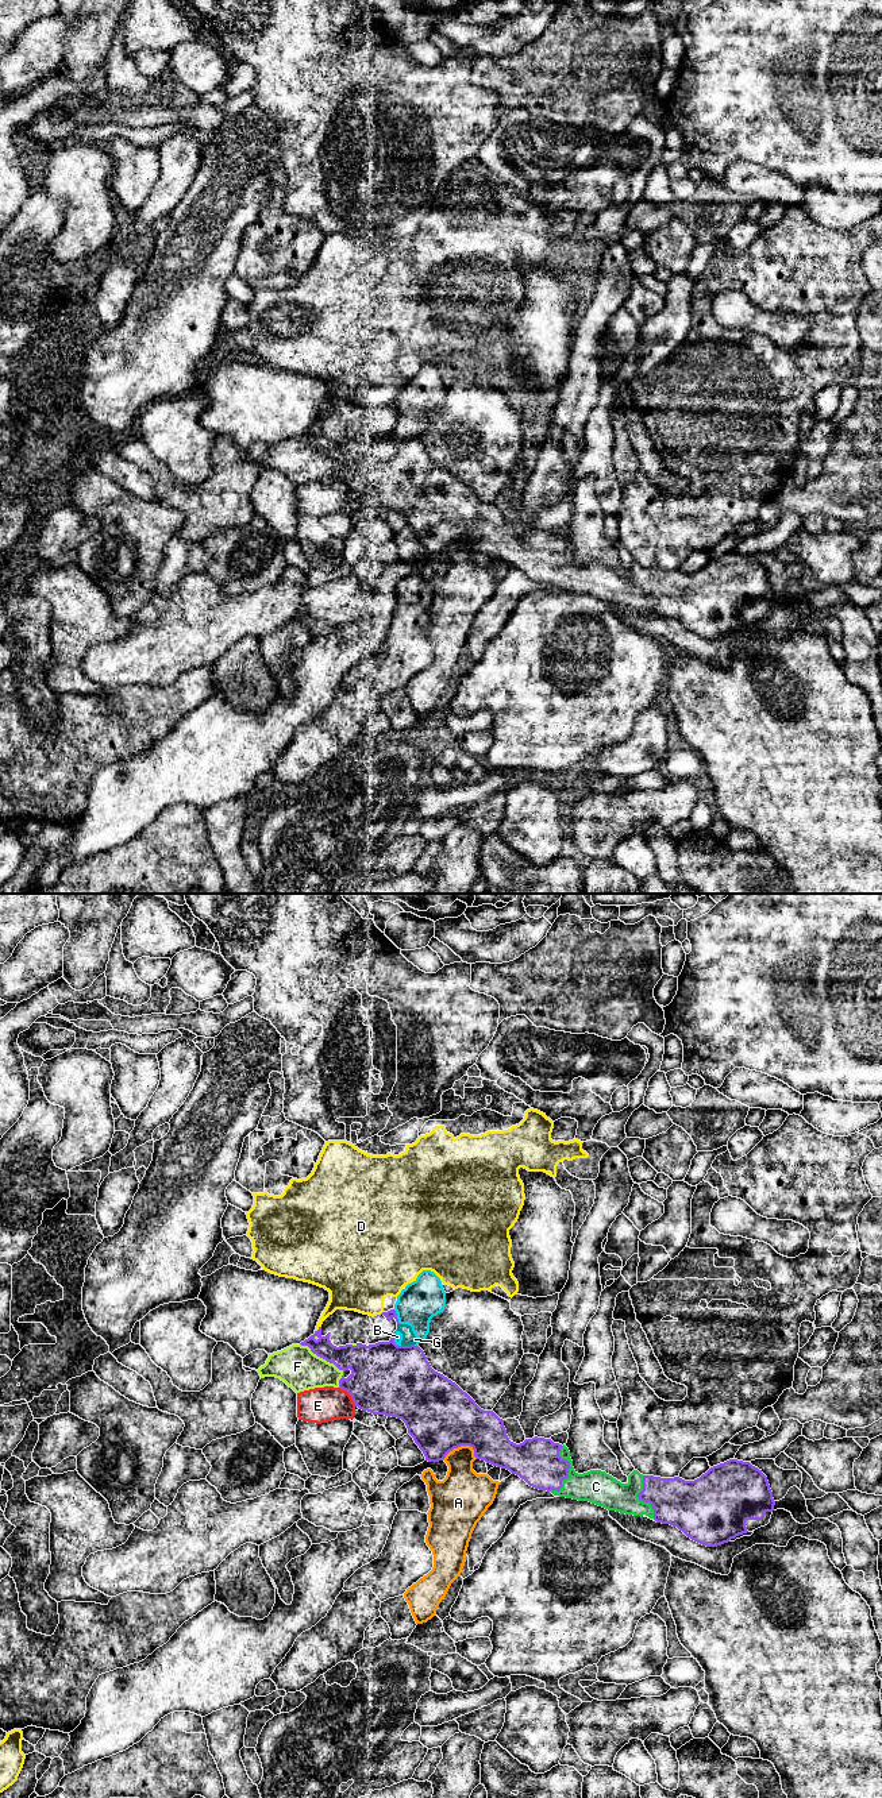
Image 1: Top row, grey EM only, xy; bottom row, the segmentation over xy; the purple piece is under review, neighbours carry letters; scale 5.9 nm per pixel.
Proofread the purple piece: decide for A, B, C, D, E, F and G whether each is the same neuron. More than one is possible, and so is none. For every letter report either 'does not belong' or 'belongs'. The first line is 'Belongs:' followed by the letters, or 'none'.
Belongs: C
A: does not belong
B: does not belong
C: belongs
D: does not belong
E: does not belong
F: does not belong
G: does not belong

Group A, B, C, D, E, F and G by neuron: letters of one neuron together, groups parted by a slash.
A / B G / C / D / E / F

